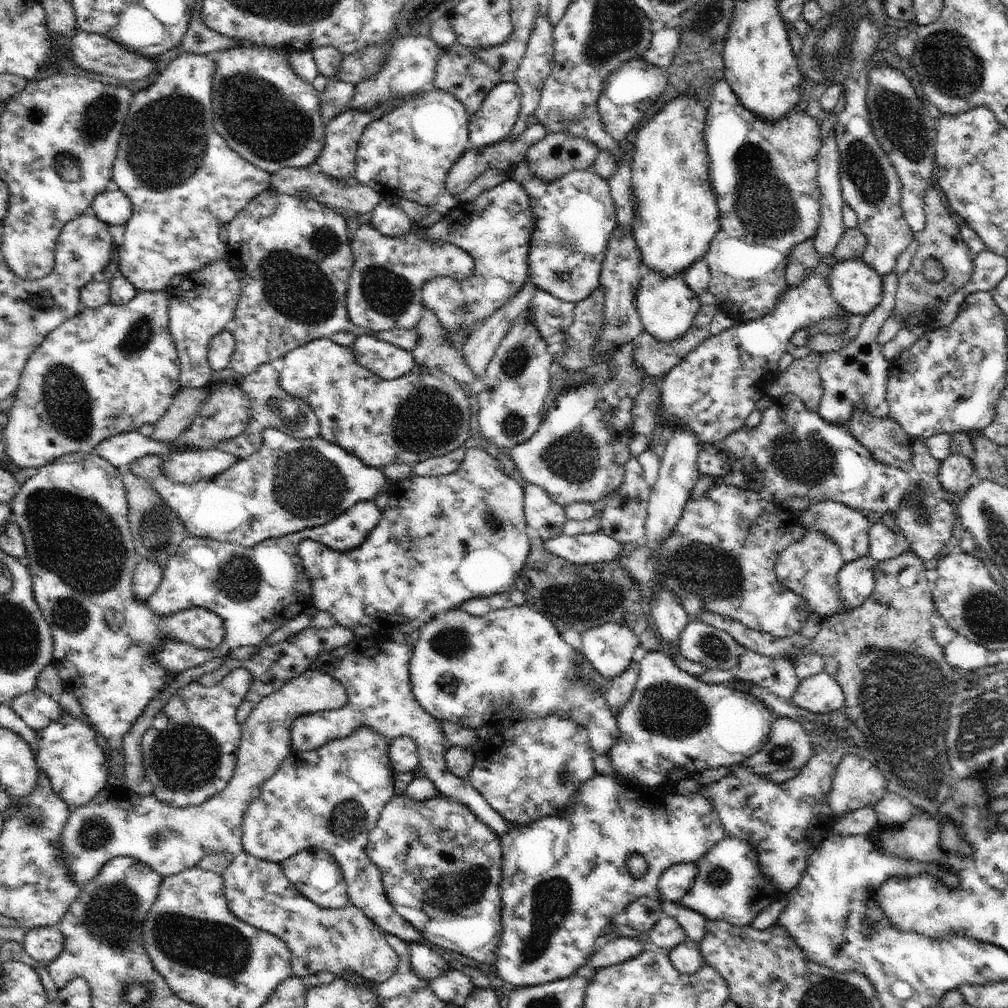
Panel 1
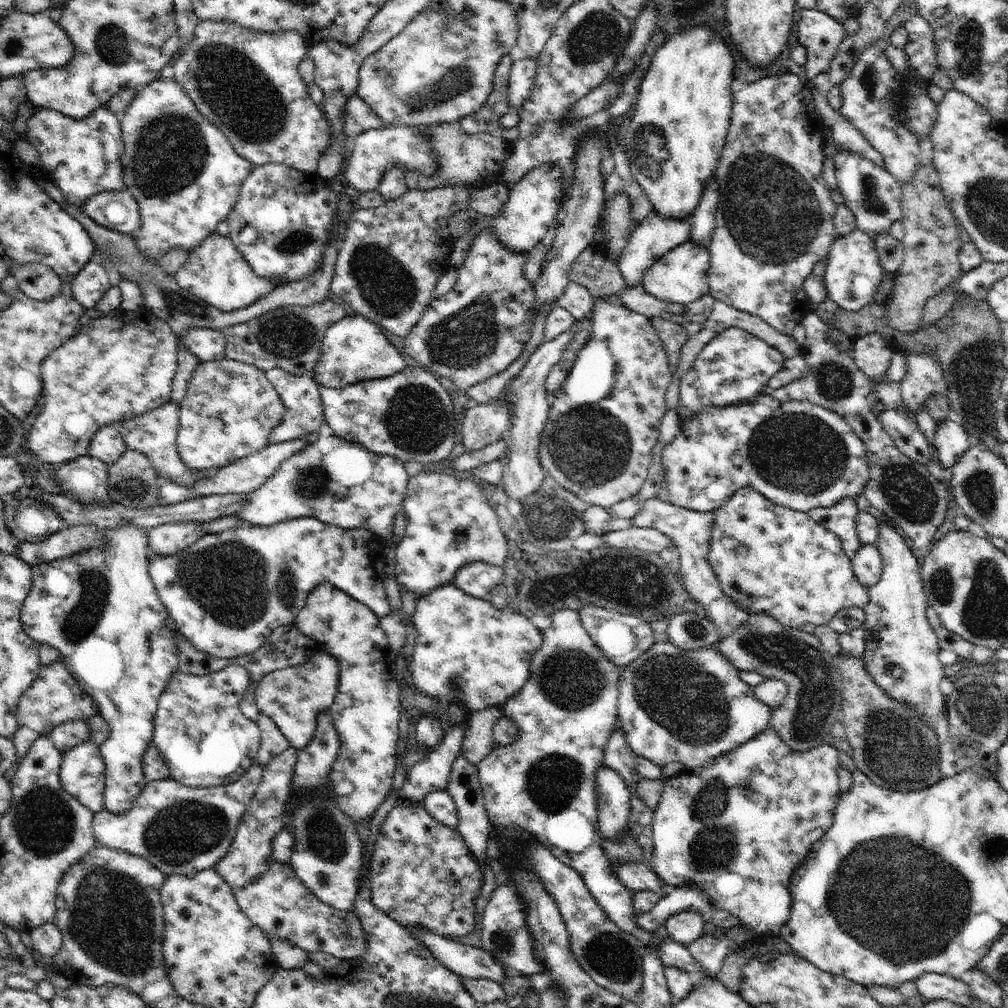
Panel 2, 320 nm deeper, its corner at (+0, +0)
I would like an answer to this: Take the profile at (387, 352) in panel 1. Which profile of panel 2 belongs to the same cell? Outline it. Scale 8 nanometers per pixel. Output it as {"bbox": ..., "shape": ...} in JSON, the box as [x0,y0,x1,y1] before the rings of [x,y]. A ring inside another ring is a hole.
{"bbox":[313,312,406,390],"shape":[[[351,312],[325,332],[313,379],[318,385],[340,390],[362,381],[394,376],[406,367],[404,357],[384,337],[380,327],[365,316]]]}

